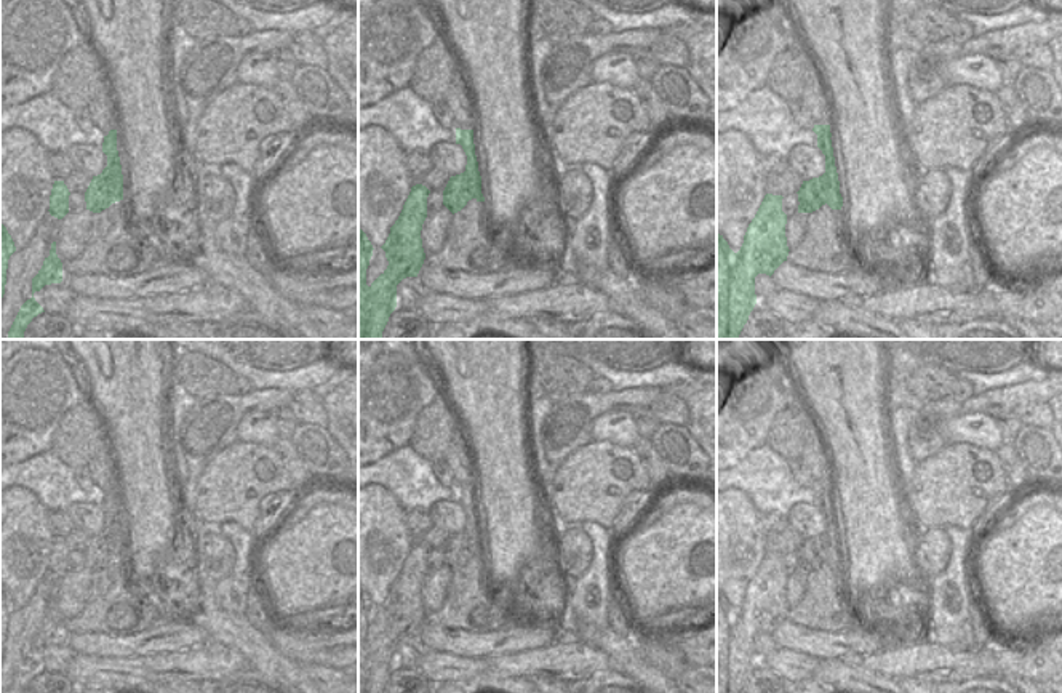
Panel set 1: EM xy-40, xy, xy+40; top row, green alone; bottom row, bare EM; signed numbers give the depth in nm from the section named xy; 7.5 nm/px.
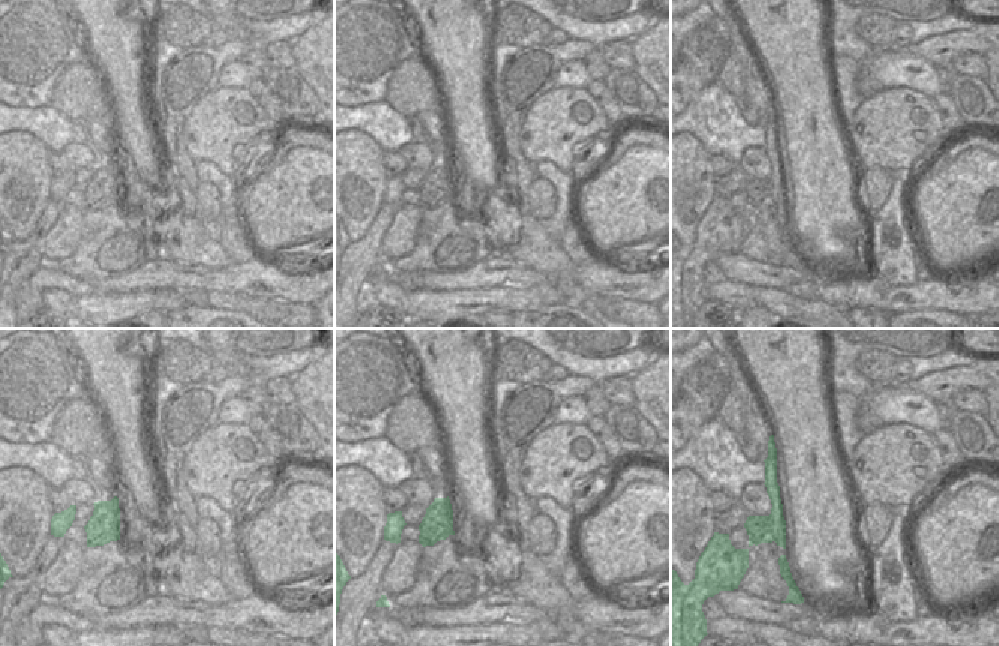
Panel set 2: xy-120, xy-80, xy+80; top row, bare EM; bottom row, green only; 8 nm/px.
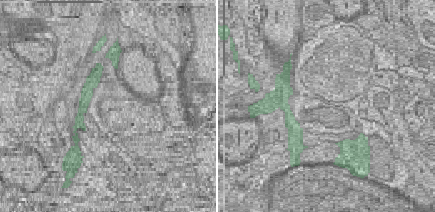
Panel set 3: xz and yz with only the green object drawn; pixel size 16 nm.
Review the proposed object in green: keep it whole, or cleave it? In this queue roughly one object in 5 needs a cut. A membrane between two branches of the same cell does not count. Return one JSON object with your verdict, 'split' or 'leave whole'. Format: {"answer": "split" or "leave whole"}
{"answer": "split"}

